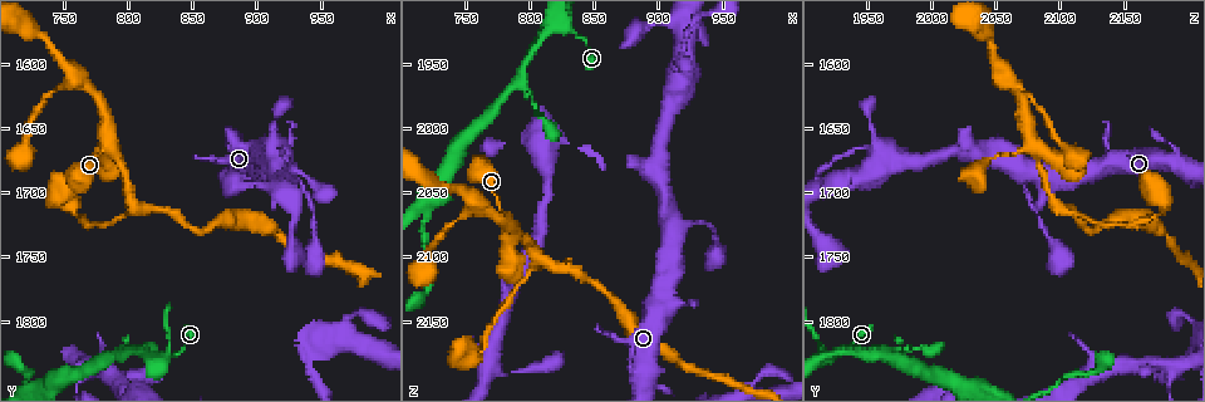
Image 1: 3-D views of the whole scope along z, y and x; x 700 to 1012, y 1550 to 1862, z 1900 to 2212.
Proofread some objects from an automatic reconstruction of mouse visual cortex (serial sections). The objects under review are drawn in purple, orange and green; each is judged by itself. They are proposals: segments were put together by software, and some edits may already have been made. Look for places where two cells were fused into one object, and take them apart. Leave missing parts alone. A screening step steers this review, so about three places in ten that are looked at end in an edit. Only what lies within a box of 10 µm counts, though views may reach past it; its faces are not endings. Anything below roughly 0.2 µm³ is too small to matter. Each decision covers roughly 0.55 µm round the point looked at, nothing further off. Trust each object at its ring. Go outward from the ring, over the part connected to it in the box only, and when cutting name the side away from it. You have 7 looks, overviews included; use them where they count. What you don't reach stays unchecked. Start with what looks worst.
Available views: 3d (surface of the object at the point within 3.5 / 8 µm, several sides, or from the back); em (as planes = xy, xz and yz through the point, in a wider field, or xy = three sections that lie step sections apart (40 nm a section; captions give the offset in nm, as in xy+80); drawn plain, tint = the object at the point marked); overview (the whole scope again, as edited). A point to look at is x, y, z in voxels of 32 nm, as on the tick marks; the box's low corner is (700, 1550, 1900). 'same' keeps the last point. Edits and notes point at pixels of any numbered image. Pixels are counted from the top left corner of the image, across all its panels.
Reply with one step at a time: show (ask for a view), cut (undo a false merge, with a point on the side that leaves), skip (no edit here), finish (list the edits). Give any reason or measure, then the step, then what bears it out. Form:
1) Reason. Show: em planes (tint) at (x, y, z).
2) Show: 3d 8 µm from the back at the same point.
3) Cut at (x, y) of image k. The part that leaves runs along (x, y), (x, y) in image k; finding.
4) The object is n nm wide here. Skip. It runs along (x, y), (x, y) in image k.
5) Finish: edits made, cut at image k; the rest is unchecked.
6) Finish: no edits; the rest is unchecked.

Show: 3d 3.5 µm at (784, 1664, 2074).

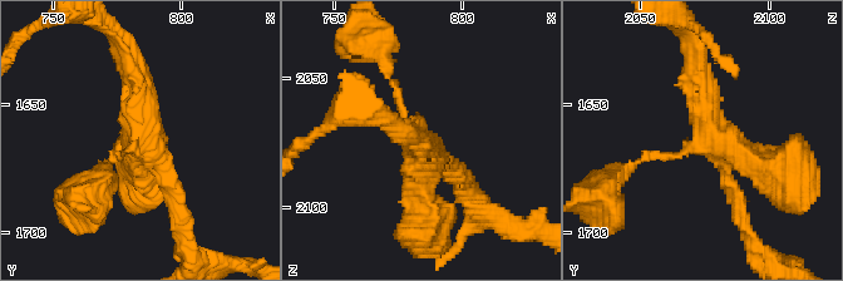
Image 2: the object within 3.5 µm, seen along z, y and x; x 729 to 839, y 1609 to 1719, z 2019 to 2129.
Show: em xy step 3 (plain) at (782, 1665, 2076).

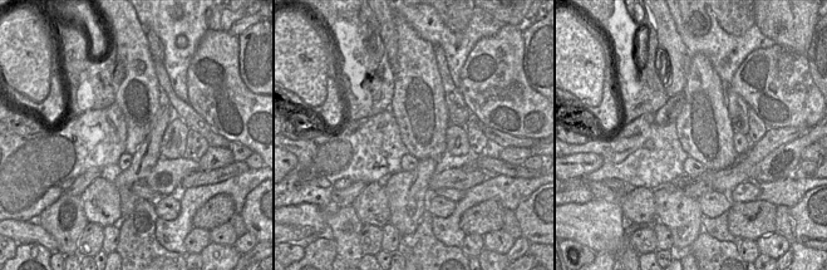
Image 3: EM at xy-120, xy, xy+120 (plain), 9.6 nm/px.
Show: em xy step 3 (tint) at the same point.

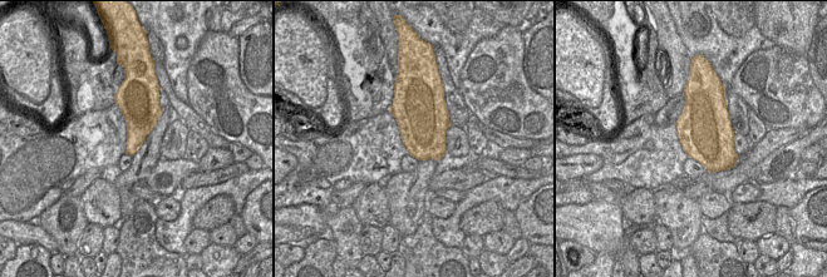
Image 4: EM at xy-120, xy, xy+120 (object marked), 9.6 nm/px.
The arms are 100, 200, 350, 400 nm wide. Skip. It runs along (388, 77), (419, 147), (458, 176) in image 2; continuous, no second cell.

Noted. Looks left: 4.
Branch point. Show: 3d 8 µm at (918, 1682, 2078).

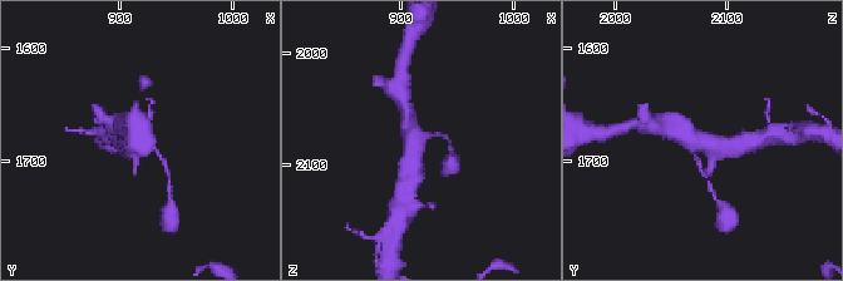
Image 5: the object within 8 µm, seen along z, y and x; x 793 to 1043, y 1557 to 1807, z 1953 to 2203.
Zoom in. Show: 3d 3.5 µm at the same point.

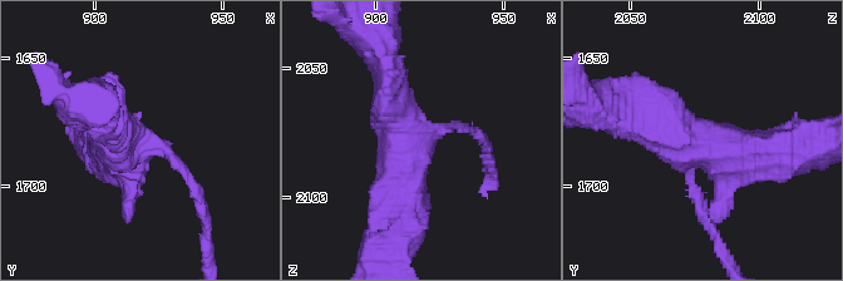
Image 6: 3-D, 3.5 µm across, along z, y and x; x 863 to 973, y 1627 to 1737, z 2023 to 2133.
Skip. It runs along (783, 153), (680, 138), (629, 111) in image 6; all the same cell.

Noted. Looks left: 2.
Show: 3d 3.5 µm at (916, 1684, 1954).

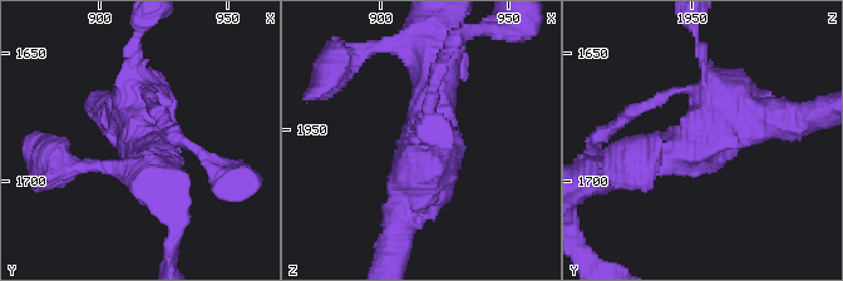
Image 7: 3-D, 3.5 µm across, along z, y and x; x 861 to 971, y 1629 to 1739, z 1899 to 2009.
Now the EM. Show: em xy step 1 (tint) at the same point.

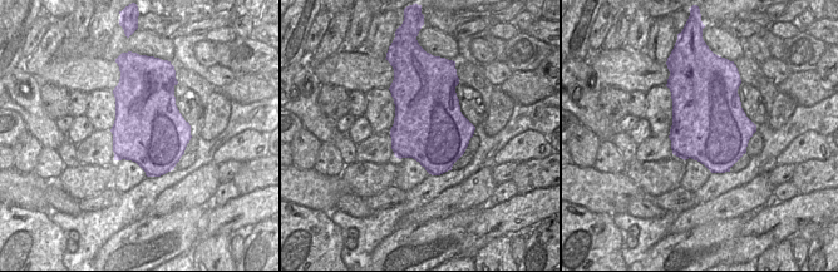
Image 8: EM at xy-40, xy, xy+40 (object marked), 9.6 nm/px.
Skip. It runs along (397, 235), (427, 161), (434, 89) in image 7; continuous, no second cell.

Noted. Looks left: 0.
Finish: no edits; the rest is unchecked.

